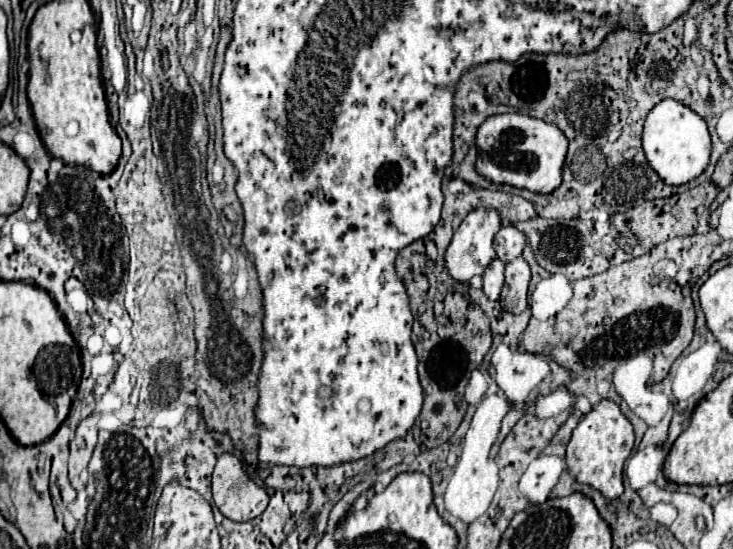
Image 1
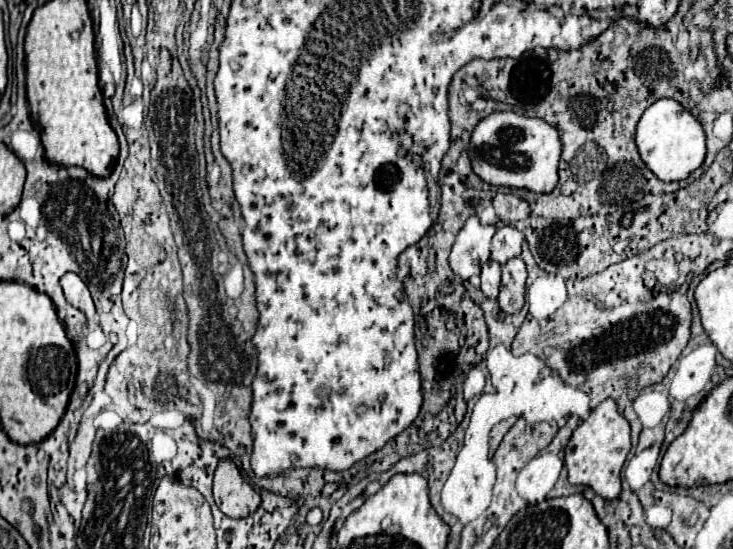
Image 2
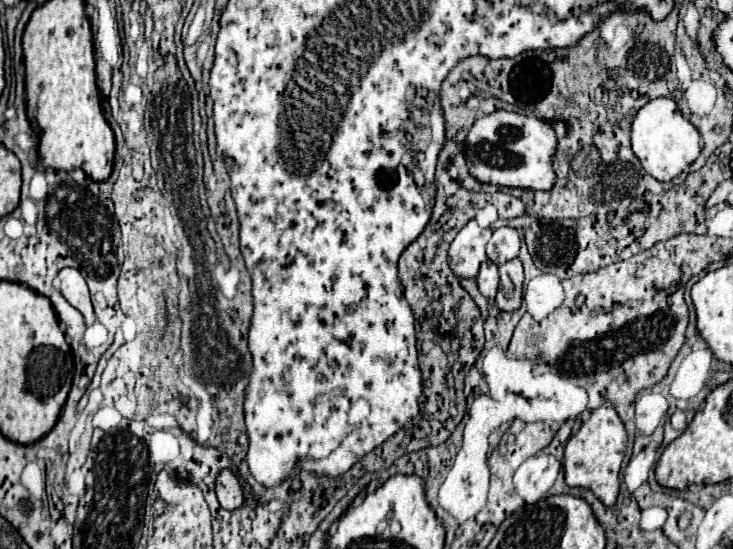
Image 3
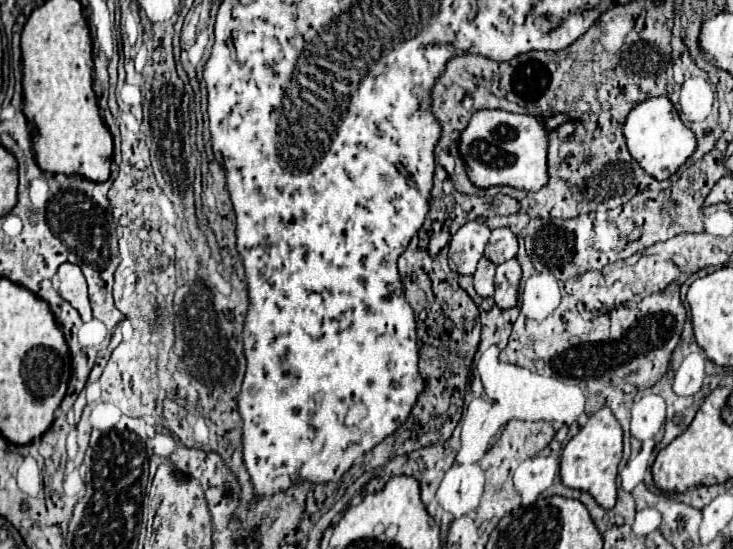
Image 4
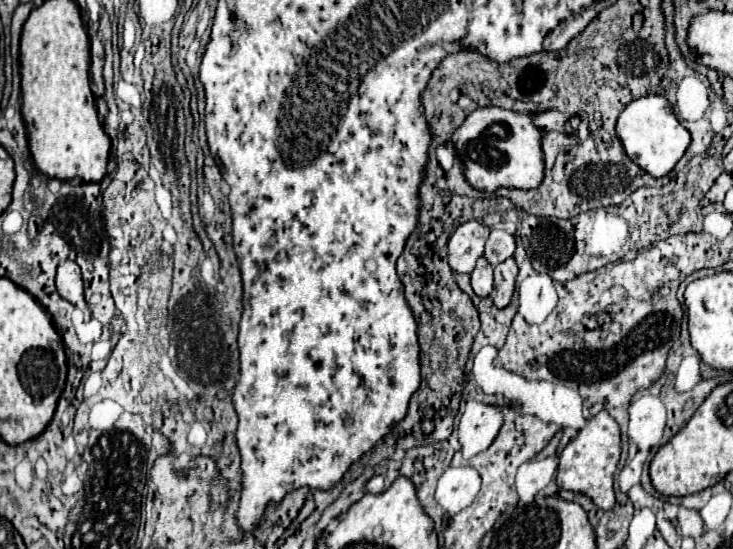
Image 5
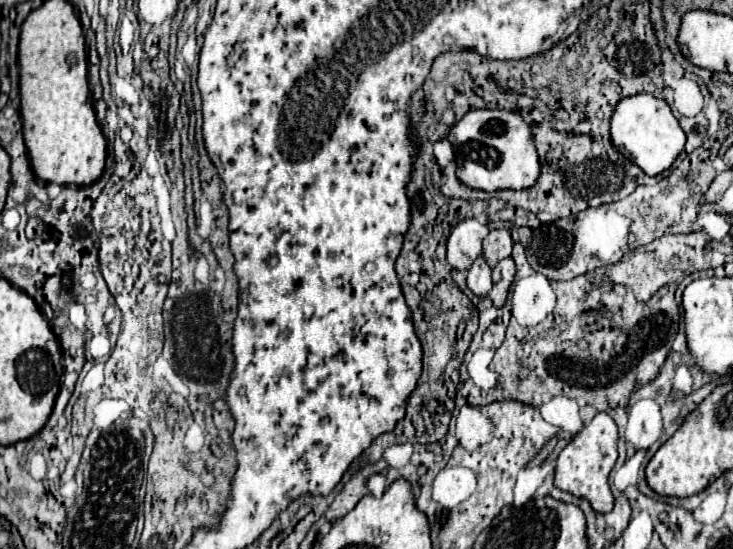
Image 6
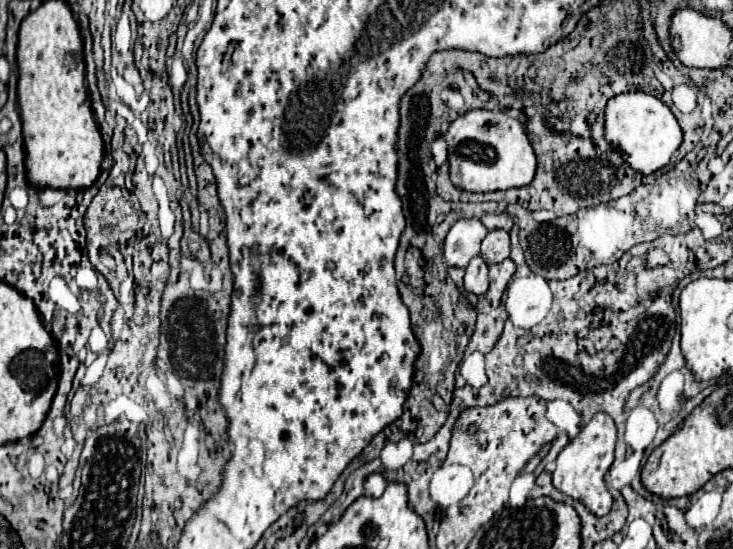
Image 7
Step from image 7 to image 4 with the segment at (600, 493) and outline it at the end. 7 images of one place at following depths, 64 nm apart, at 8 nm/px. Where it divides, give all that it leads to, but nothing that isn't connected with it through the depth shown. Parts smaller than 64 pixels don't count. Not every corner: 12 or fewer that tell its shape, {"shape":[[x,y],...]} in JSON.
{"shape":[[598,410],[564,446],[560,480],[610,510],[622,428]]}

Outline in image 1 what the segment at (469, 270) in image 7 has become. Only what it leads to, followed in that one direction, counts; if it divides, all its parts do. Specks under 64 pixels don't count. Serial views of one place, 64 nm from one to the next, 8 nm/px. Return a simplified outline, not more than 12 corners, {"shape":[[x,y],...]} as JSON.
{"shape":[[494,258],[484,270],[484,294],[498,300],[504,262]]}

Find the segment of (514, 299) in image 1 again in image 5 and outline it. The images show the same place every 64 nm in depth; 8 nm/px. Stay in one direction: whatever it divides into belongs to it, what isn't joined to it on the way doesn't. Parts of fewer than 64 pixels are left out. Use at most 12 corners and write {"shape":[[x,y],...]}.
{"shape":[[508,258],[494,268],[496,308],[510,304],[518,266]]}

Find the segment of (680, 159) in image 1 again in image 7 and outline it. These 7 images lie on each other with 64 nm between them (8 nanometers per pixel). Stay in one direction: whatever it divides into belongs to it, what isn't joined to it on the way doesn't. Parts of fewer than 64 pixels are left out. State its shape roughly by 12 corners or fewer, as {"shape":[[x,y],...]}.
{"shape":[[644,92],[608,100],[604,138],[640,174],[682,144],[670,108]]}

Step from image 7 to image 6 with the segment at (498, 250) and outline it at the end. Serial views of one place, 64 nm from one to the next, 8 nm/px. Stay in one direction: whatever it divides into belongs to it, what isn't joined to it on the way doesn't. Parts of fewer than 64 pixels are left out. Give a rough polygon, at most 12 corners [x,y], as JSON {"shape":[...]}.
{"shape":[[490,230],[482,256],[494,268],[512,254],[508,230]]}

